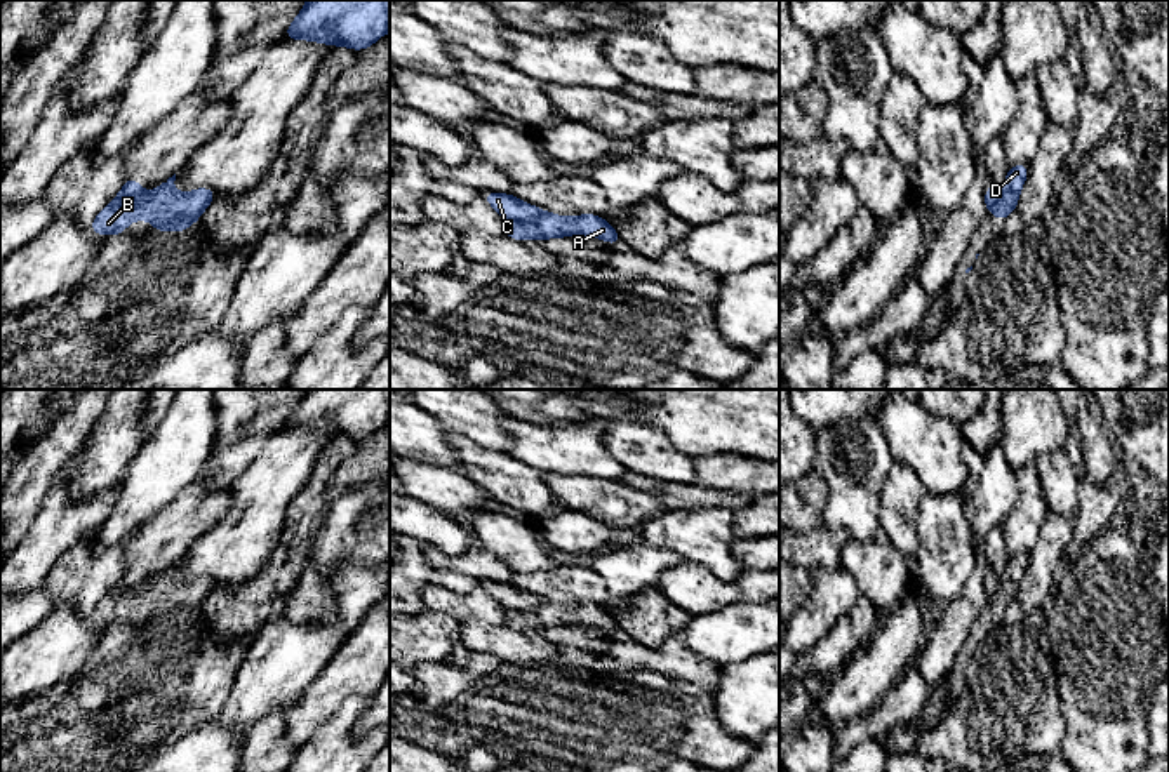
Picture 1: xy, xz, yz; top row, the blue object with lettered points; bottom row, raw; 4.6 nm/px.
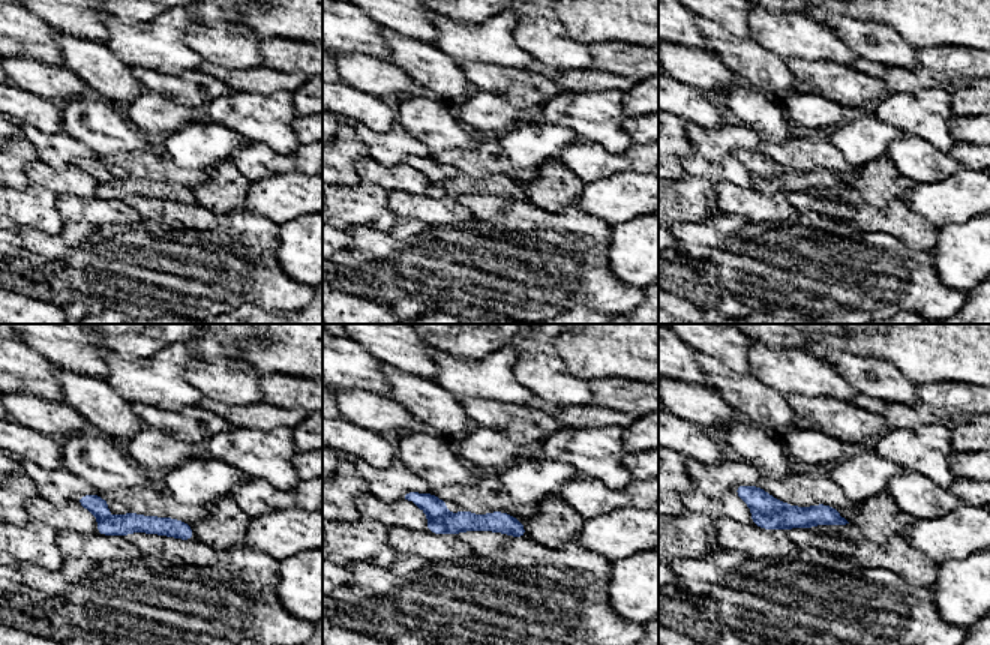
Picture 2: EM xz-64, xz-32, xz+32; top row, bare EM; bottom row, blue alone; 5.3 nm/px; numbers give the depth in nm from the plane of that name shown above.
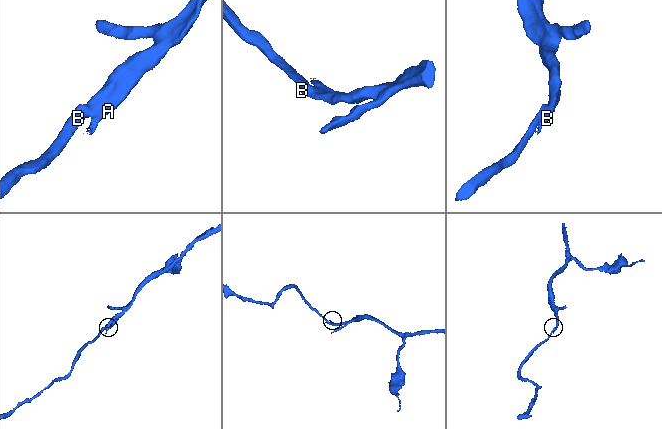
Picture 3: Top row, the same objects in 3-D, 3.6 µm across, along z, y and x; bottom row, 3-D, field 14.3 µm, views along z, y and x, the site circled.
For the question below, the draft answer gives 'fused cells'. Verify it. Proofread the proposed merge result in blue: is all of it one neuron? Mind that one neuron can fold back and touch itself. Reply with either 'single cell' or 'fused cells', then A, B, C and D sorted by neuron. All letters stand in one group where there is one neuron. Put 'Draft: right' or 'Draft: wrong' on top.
Draft: right
fused cells; groups A B D / C

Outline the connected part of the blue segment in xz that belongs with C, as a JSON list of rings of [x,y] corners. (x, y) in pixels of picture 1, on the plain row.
[[[487,581],[482,586],[494,600],[498,600],[504,609],[527,612],[532,609],[539,609],[544,605],[543,596],[534,596],[527,591],[522,591],[515,584],[508,582],[498,582],[498,581]]]

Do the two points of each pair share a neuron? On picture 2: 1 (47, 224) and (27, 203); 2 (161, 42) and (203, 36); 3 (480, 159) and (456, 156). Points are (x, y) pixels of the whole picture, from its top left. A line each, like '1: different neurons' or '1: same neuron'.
1: same neuron
2: different neurons
3: same neuron

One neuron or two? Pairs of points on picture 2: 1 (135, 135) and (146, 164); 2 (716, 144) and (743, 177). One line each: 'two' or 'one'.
1: two
2: two

